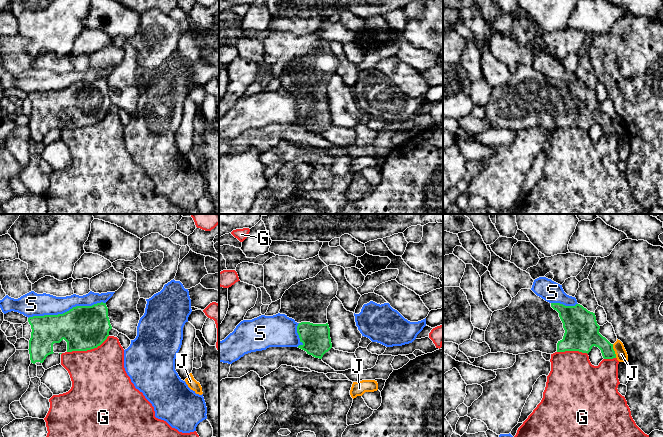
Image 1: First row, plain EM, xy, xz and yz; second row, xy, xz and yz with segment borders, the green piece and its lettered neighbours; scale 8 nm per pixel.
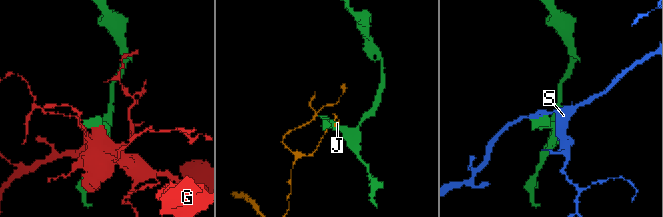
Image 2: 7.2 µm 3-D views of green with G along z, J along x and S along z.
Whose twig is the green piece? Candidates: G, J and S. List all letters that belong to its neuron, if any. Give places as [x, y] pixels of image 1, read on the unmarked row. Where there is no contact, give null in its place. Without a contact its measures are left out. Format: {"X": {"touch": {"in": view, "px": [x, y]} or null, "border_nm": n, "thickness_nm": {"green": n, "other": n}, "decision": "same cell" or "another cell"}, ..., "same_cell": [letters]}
{"G": {"touch": {"in": "xy", "px": [88, 125]}, "border_nm": 360, "thickness_nm": {"green": 360, "other": 440}, "decision": "another cell"}, "J": {"touch": {"in": "yz", "px": [614, 127]}, "border_nm": 120, "thickness_nm": {"green": 190, "other": 90}, "decision": "another cell"}, "S": {"touch": {"in": "xy", "px": [67, 87]}, "border_nm": 650, "thickness_nm": {"green": 360, "other": 180}, "decision": "another cell"}, "same_cell": []}

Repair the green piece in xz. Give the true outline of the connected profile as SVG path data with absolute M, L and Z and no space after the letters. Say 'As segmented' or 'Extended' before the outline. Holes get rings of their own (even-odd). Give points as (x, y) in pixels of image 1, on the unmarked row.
Extended. M324 43L315 53L300 57L285 67L281 74L280 90L285 90L298 99L297 109L302 121L298 124L315 134L322 135L323 131L332 124L330 104L327 96L327 84L336 73L338 60Z

